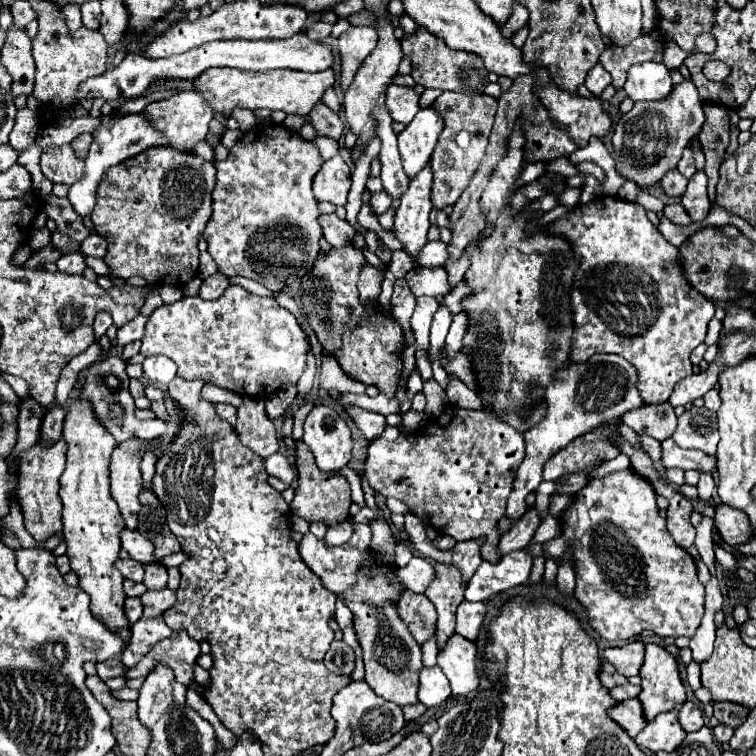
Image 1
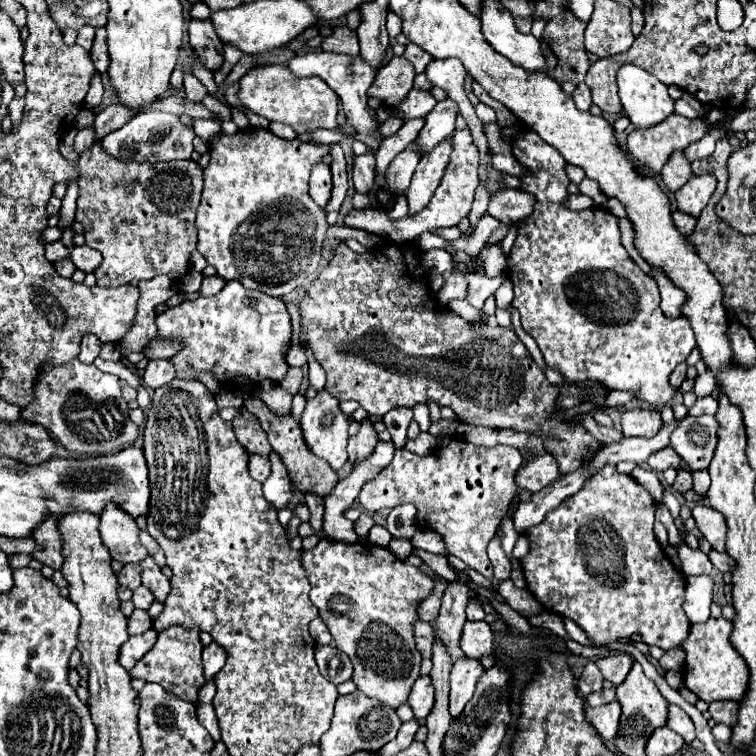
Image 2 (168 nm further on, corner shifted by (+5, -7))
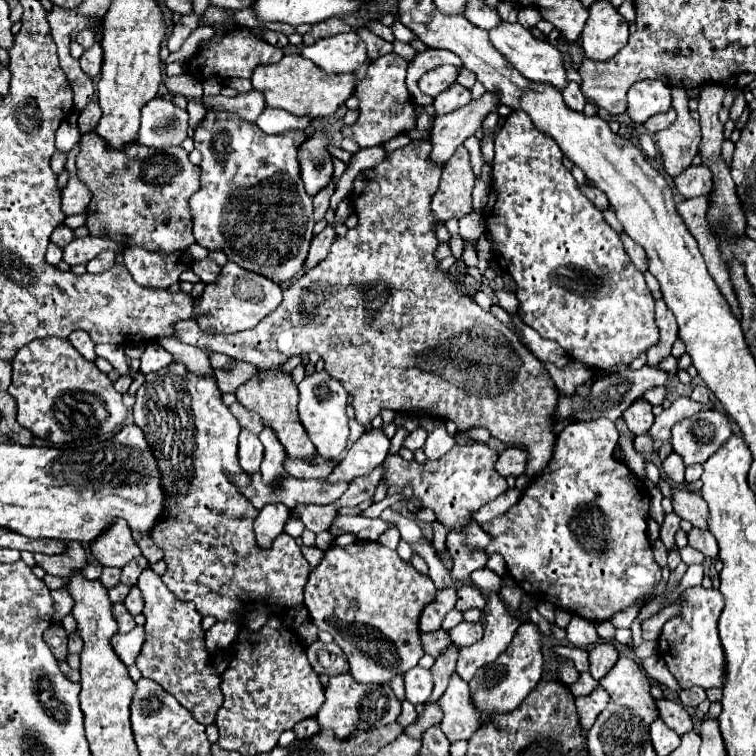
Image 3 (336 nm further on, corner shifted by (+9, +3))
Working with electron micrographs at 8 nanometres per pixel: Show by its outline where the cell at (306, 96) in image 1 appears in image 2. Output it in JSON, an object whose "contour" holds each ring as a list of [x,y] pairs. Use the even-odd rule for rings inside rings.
{"contour":[[[255,66],[239,80],[237,96],[247,110],[267,118],[269,122],[289,124],[297,134],[307,134],[317,128],[337,130],[335,118],[339,96],[321,78],[289,76],[285,66]]]}

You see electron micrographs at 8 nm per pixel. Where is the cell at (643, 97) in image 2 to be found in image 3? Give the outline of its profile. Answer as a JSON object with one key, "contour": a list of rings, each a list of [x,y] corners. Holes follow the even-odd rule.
{"contour":[[[643,80],[631,86],[629,90],[629,108],[631,120],[645,124],[651,116],[667,112],[671,108],[671,88],[661,80]]]}

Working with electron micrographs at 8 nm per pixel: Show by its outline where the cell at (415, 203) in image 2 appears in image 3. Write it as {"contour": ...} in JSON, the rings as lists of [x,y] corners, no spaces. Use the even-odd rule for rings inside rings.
{"contour":[[[485,92],[479,100],[471,100],[467,106],[457,108],[445,116],[437,116],[431,128],[433,162],[445,162],[451,154],[481,128],[487,114],[497,112],[499,98],[495,92]]]}

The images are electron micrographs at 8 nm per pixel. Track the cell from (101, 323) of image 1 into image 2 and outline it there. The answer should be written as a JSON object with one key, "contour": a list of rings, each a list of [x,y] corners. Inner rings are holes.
{"contour":[[[85,334],[81,342],[81,352],[77,358],[85,364],[93,364],[93,360],[99,356],[99,350],[101,350],[101,340],[95,334]]]}

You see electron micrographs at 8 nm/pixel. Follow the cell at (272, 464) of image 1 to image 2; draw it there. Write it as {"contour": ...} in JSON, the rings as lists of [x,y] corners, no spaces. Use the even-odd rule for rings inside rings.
{"contour":[[[249,456],[249,472],[251,476],[263,484],[263,480],[269,478],[271,472],[271,464],[267,456]]]}

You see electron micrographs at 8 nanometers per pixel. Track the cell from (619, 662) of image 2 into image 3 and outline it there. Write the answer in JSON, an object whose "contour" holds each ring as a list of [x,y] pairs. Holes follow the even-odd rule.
{"contour":[[[607,642],[595,644],[589,650],[589,674],[595,680],[601,680],[613,668],[617,658],[619,658],[619,654],[617,654],[617,650],[611,644],[607,644]]]}

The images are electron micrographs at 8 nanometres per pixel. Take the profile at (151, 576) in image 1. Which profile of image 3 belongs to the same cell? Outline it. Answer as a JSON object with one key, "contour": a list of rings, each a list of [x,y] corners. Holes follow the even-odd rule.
{"contour":[[[133,586],[133,590],[131,590],[131,592],[129,592],[129,596],[125,598],[125,608],[129,610],[129,614],[137,616],[137,614],[141,614],[141,606],[143,606],[141,592],[137,590],[137,586]]]}

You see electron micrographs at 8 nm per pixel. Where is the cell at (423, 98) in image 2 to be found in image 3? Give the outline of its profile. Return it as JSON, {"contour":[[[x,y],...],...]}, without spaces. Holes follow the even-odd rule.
{"contour":[[[439,66],[439,68],[429,70],[427,74],[423,74],[423,78],[419,80],[419,88],[427,96],[435,98],[443,90],[447,90],[451,84],[455,84],[457,76],[459,76],[459,68],[455,68],[455,66]]]}

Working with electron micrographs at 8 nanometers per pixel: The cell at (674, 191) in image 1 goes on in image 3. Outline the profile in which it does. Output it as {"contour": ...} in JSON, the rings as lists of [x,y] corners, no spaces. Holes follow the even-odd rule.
{"contour":[[[673,88],[673,108],[677,112],[677,120],[655,134],[657,148],[663,158],[663,166],[669,176],[681,174],[693,160],[693,156],[699,152],[701,144],[701,130],[699,122],[691,118],[687,110],[687,98],[685,88]]]}

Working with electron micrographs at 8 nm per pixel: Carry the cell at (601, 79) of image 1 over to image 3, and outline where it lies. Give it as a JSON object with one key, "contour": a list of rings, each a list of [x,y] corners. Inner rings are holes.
{"contour":[[[569,82],[569,86],[563,90],[563,98],[565,98],[565,104],[571,108],[571,110],[577,110],[581,112],[585,108],[585,98],[581,94],[581,88],[577,82]]]}

